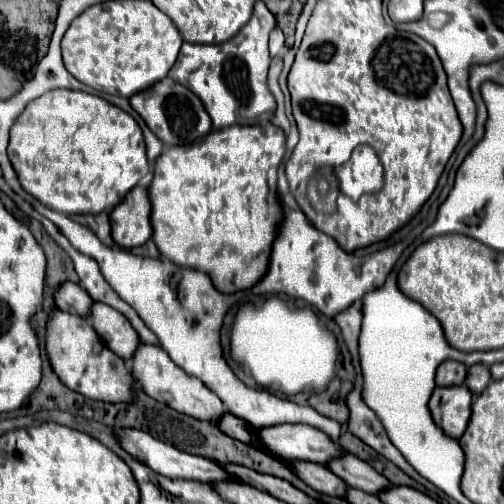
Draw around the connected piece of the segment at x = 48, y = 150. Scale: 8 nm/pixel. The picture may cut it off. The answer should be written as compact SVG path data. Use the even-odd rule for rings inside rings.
M51 90L33 100L11 128L9 158L21 186L63 214L113 210L149 172L143 132L133 116L107 100L75 90Z

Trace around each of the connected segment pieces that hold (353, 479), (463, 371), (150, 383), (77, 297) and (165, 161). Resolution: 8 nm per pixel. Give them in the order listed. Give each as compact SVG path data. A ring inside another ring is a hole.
M345 452L345 458L337 458L337 462L329 462L327 466L335 470L335 474L339 474L351 488L365 490L367 494L377 496L391 488L391 482L385 476L349 452Z
M445 360L437 368L437 386L453 386L463 384L467 376L467 366L457 360Z
M141 344L133 358L133 374L135 374L141 390L147 396L151 396L151 398L171 406L173 410L179 410L179 412L191 416L191 418L219 424L221 416L229 412L227 406L219 400L219 396L215 396L215 392L211 392L207 386L203 386L203 382L199 378L179 370L179 366L167 356L167 352L161 346Z
M65 282L59 292L55 294L55 302L59 306L59 310L69 312L69 314L77 314L77 316L91 316L91 306L93 306L93 298L77 284L73 282Z
M271 122L257 124L257 126L229 126L229 128L223 128L223 130L217 130L217 132L209 132L197 144L167 148L155 162L155 176L153 176L153 182L149 186L149 198L151 198L151 204L153 204L153 214L151 214L153 240L159 248L159 252L177 266L185 266L185 268L193 268L193 270L201 270L201 272L209 274L209 278L213 280L213 286L219 292L233 294L233 292L239 292L239 290L253 288L267 274L271 246L277 238L275 230L279 230L279 222L283 222L283 206L281 206L279 196L277 196L277 170L279 170L279 164L281 164L283 156L285 156L285 134L279 126L275 126Z

